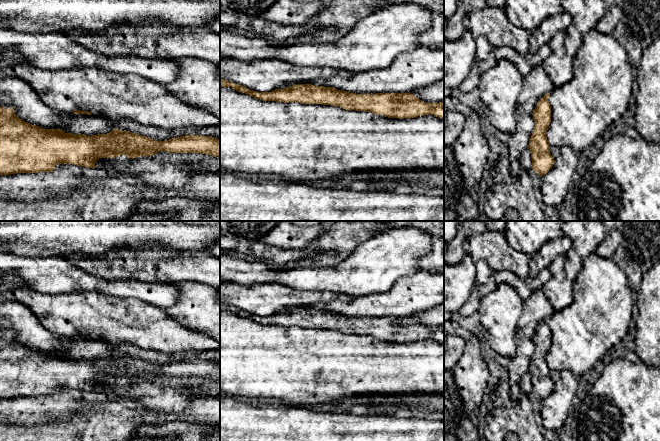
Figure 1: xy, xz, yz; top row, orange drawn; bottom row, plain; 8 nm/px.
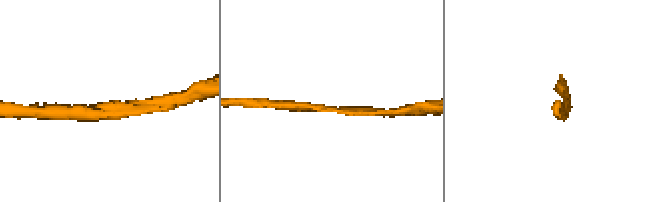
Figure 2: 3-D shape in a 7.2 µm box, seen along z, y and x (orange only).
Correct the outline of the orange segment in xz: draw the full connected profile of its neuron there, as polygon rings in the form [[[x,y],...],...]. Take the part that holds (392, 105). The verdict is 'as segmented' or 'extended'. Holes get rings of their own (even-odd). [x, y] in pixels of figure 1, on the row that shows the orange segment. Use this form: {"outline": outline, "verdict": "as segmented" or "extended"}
{"outline": [[[221,78],[220,87],[232,87],[263,101],[339,106],[345,110],[372,112],[388,118],[415,118],[429,114],[444,118],[444,102],[424,102],[411,92],[356,94],[312,84],[297,84],[271,92],[256,92]]], "verdict": "as segmented"}

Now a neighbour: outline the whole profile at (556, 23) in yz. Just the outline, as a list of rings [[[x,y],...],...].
[[[563,11],[546,18],[529,36],[529,53],[536,53],[558,33],[565,32],[572,25],[572,16]]]

